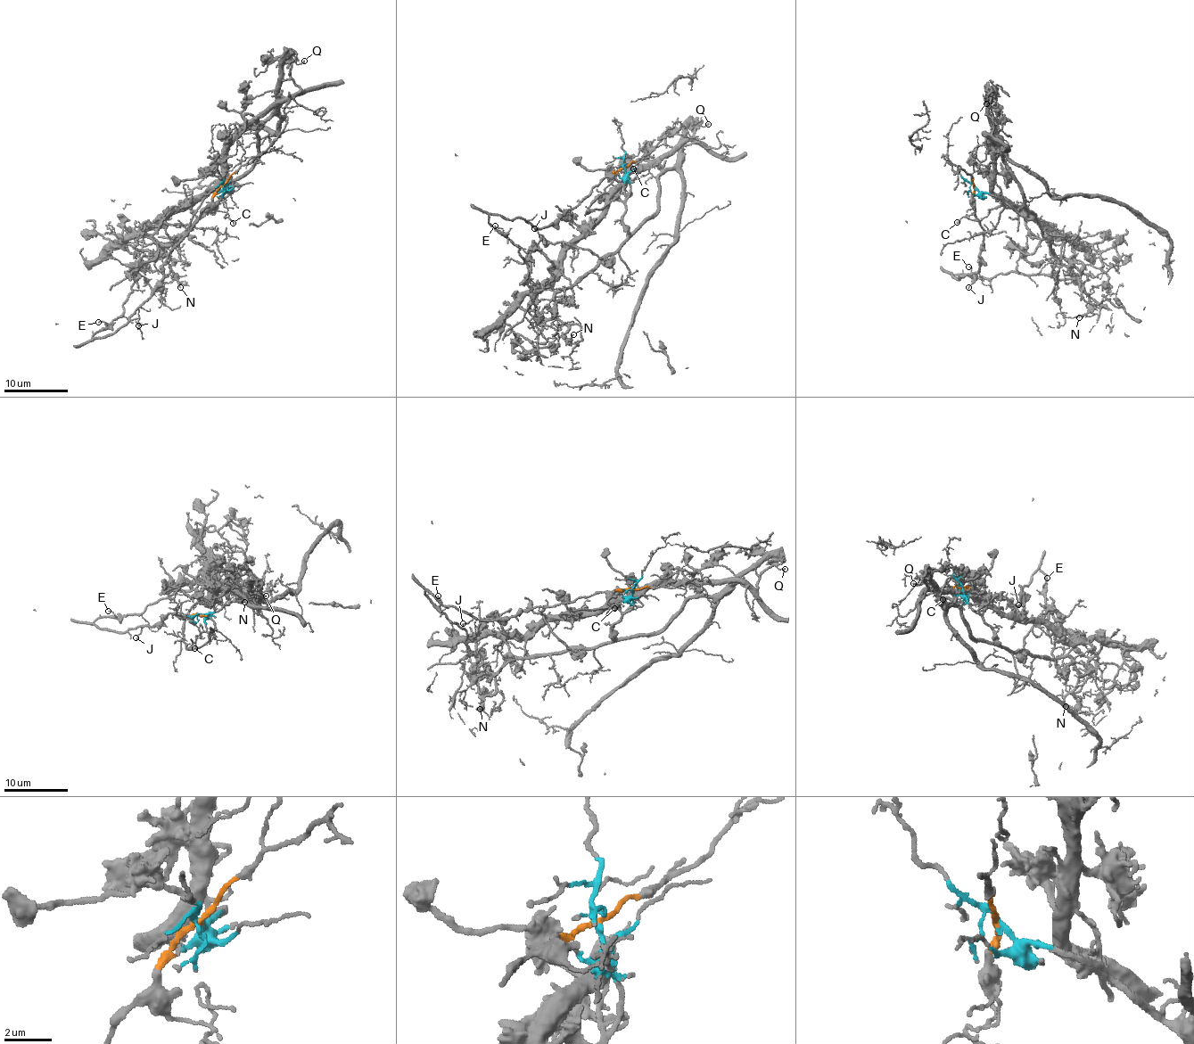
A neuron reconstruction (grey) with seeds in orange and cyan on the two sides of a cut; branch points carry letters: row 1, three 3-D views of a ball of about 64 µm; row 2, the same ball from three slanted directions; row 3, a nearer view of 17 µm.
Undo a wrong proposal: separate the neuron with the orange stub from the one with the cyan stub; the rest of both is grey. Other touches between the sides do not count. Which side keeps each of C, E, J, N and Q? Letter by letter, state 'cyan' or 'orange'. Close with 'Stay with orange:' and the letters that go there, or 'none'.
C: orange
E: orange
J: orange
N: cyan
Q: cyan
Stay with orange: C, E, J

